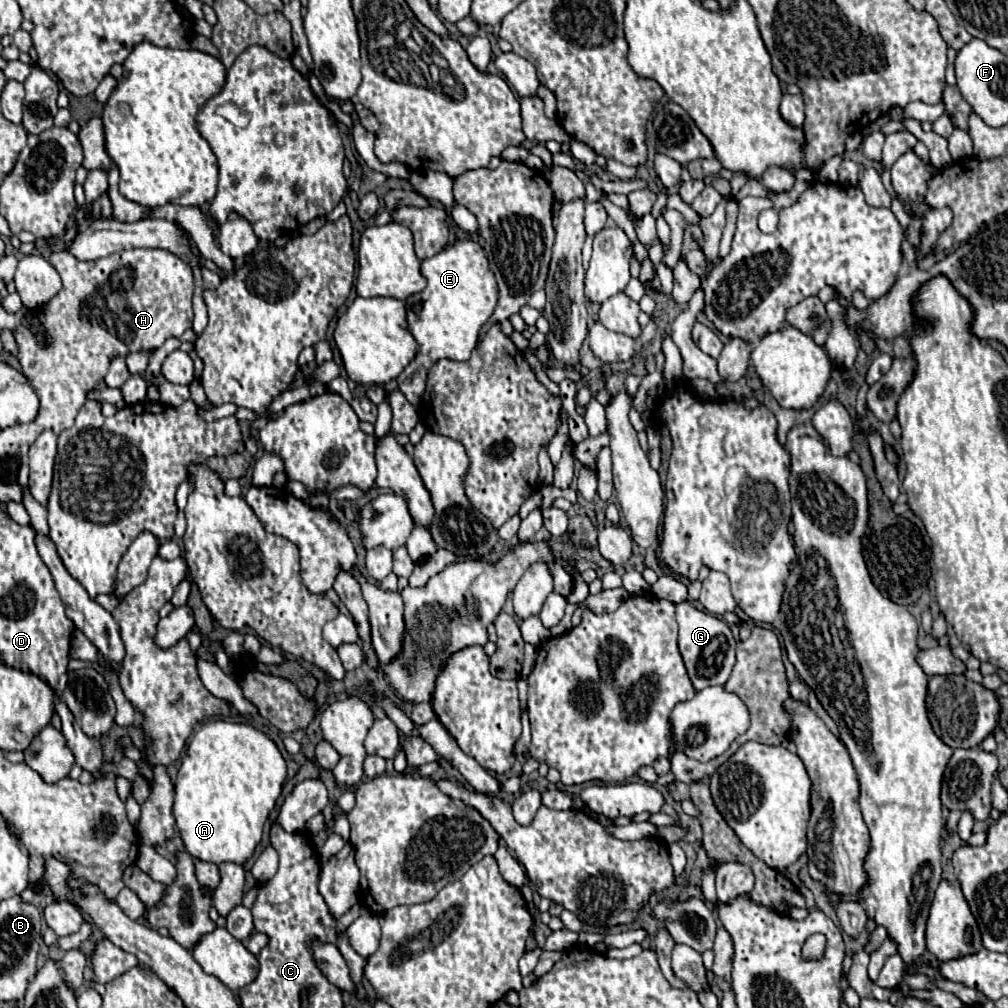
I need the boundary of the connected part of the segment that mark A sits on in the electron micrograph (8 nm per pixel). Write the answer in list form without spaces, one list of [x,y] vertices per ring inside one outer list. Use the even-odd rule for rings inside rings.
[[[227,720],[205,722],[193,734],[187,748],[187,756],[181,762],[175,780],[173,816],[185,850],[193,858],[199,858],[203,862],[245,864],[253,856],[255,846],[261,840],[263,824],[281,794],[285,776],[287,776],[285,760],[275,742],[267,738],[263,732],[255,730],[249,724],[237,724]]]

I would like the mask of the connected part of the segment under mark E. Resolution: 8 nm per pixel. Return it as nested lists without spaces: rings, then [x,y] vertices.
[[[459,240],[451,248],[425,258],[421,262],[421,274],[427,286],[405,300],[407,328],[415,338],[419,350],[409,366],[397,376],[397,388],[411,404],[419,404],[425,392],[425,380],[429,368],[441,360],[467,360],[477,346],[477,334],[489,320],[497,306],[497,284],[489,270],[483,248],[473,240]]]

